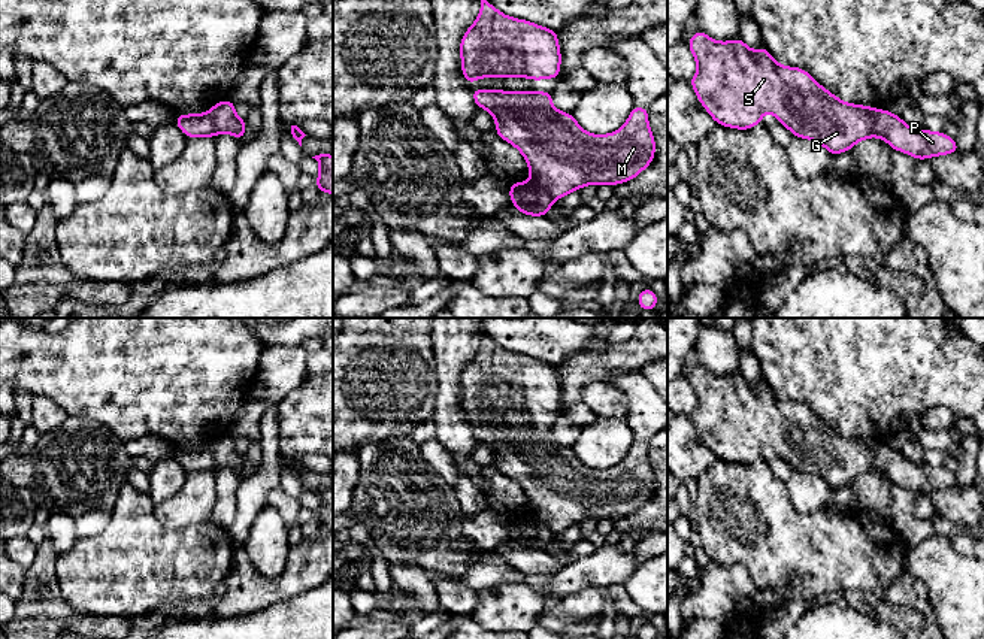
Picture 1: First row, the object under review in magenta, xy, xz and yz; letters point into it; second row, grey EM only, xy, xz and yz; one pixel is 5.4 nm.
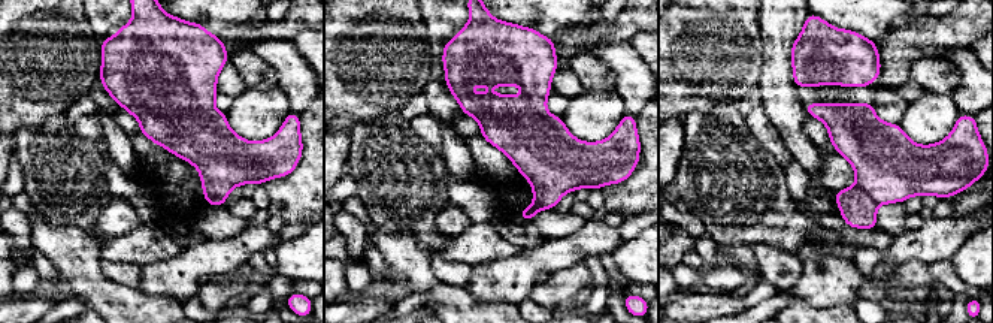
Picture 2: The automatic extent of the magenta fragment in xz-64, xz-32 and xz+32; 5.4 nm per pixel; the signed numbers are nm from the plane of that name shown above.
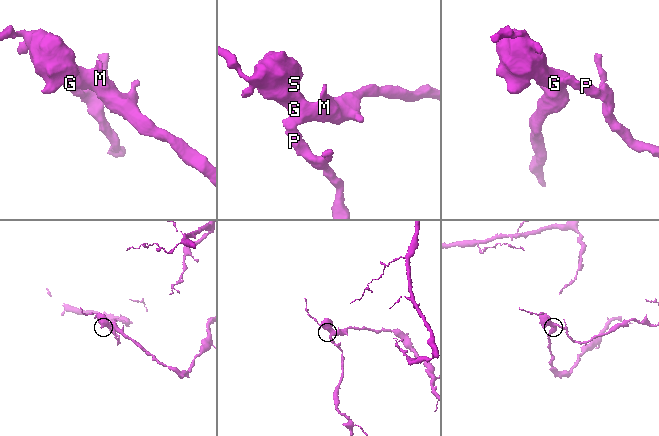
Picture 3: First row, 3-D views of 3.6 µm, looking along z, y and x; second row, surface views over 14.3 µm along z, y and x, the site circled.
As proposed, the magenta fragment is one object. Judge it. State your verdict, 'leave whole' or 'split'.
split

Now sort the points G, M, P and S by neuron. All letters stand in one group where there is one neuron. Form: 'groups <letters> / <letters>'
groups G M S / P

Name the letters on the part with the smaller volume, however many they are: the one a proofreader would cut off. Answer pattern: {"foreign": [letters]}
{"foreign": ["P"]}

